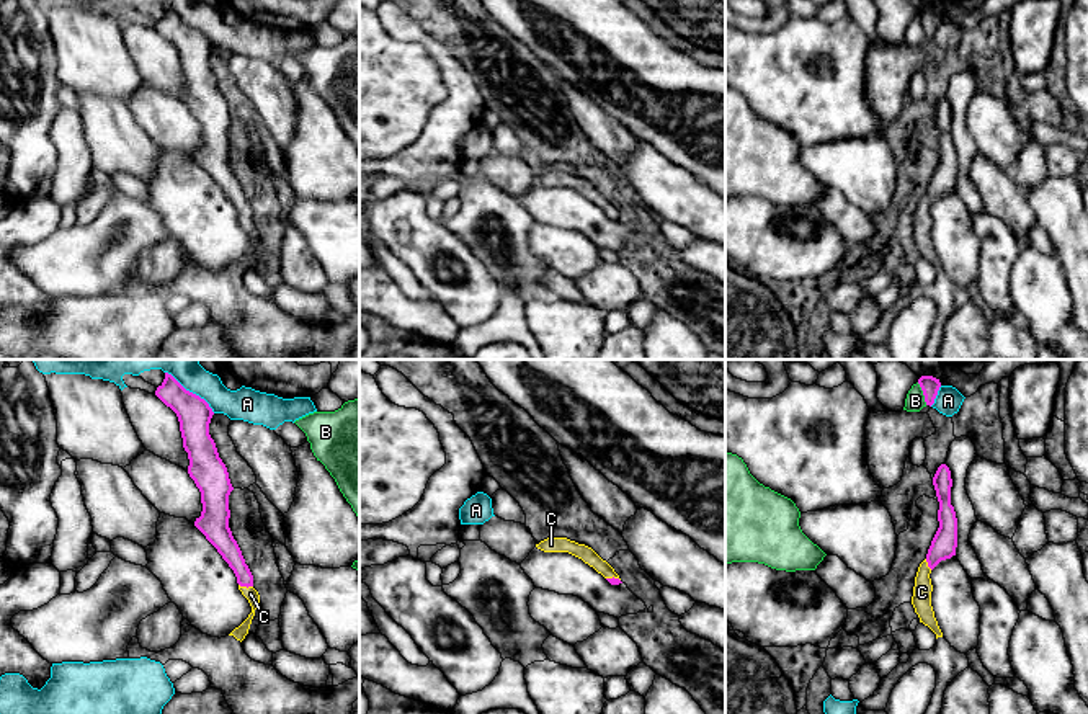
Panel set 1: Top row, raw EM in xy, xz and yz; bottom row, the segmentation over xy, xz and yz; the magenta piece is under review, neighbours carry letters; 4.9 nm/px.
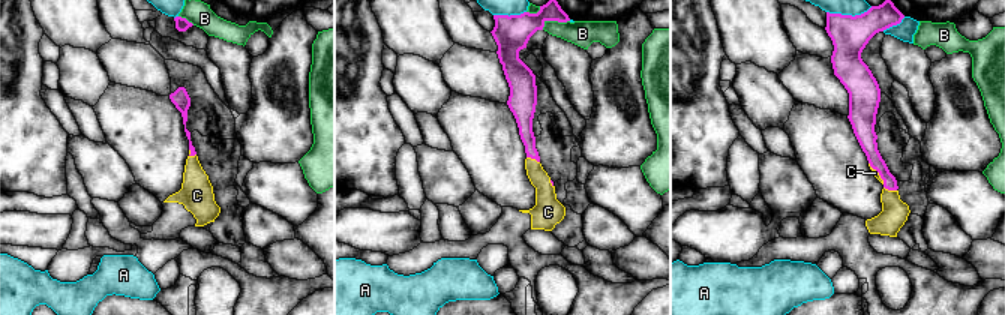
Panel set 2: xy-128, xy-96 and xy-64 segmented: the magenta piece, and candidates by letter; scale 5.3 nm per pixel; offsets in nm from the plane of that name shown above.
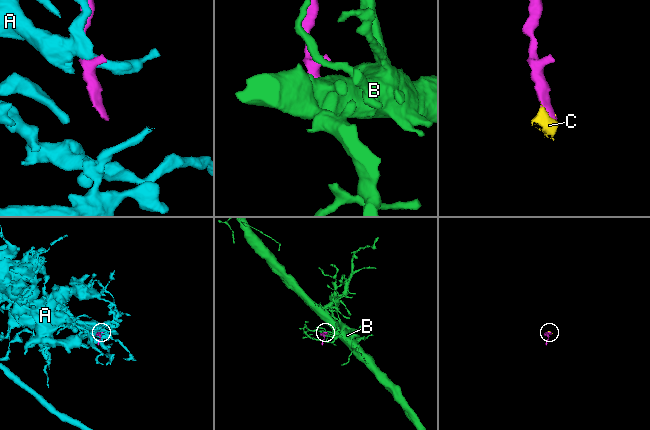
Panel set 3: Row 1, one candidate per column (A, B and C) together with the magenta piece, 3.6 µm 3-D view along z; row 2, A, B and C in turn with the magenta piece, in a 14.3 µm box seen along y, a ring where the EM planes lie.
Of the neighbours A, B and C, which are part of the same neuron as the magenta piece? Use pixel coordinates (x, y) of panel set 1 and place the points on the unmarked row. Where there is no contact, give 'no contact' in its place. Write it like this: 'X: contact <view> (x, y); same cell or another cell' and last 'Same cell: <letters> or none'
A: contact xy (191, 26); another cell
B: contact yz (923, 28); another cell
C: contact xy (245, 219); same cell
Same cell: C

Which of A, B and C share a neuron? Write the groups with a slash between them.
A / B / C

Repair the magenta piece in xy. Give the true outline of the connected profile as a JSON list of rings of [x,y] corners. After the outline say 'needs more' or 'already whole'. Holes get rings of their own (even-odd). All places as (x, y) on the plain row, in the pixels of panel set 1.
[[[168,7],[155,29],[178,51],[183,82],[190,93],[188,108],[201,126],[203,145],[194,160],[234,204],[252,247],[221,273],[203,268],[183,252],[181,271],[173,281],[150,286],[140,281],[136,270],[127,279],[129,292],[147,291],[162,299],[168,294],[183,294],[203,304],[211,322],[222,325],[237,358],[350,359],[353,337],[359,332],[359,310],[333,322],[312,322],[288,314],[273,299],[255,296],[245,288],[242,274],[248,268],[260,229],[229,162],[229,129],[234,121],[209,69],[214,46],[204,33],[186,25]]]; needs more

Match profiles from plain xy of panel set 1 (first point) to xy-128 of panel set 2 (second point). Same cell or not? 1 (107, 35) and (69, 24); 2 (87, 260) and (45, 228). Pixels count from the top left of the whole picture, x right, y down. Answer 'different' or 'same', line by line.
1: same
2: same

